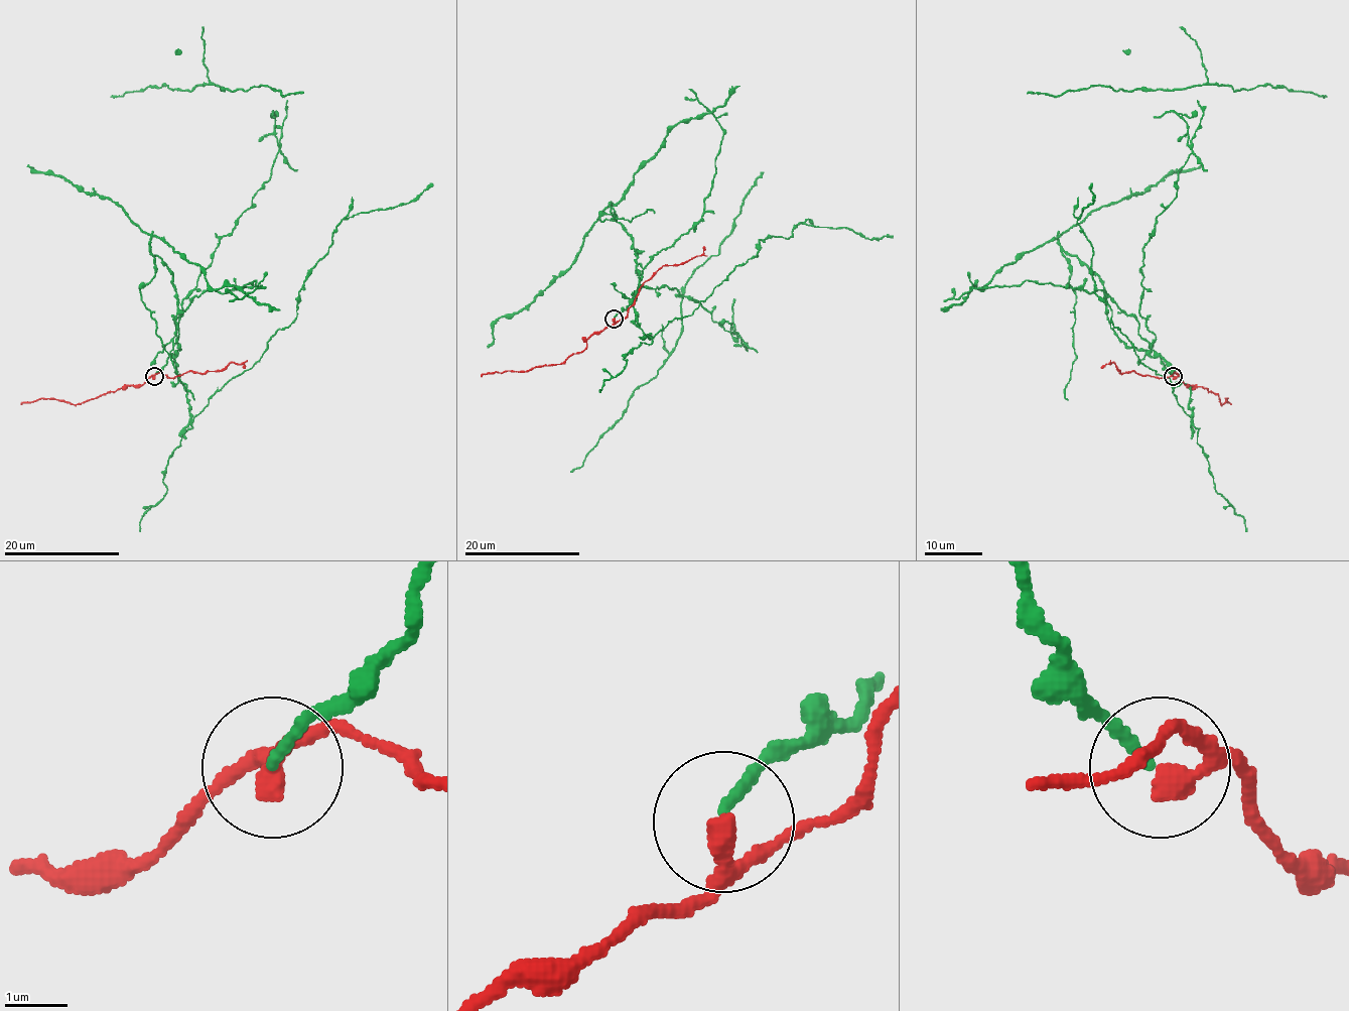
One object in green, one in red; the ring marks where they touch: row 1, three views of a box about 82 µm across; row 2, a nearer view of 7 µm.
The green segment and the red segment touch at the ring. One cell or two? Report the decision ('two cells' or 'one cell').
two cells

